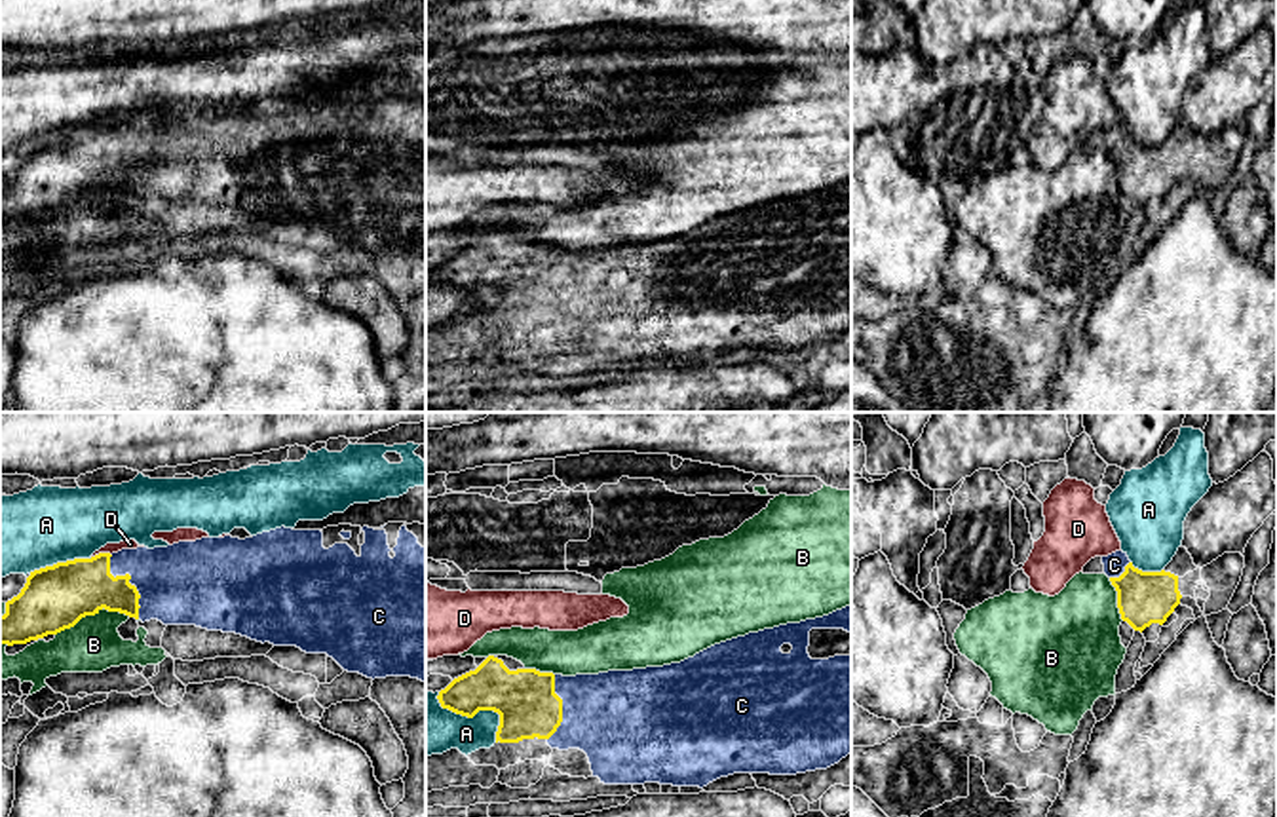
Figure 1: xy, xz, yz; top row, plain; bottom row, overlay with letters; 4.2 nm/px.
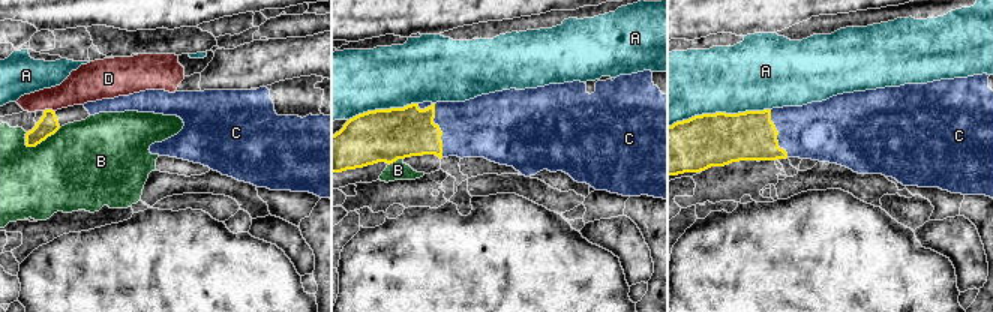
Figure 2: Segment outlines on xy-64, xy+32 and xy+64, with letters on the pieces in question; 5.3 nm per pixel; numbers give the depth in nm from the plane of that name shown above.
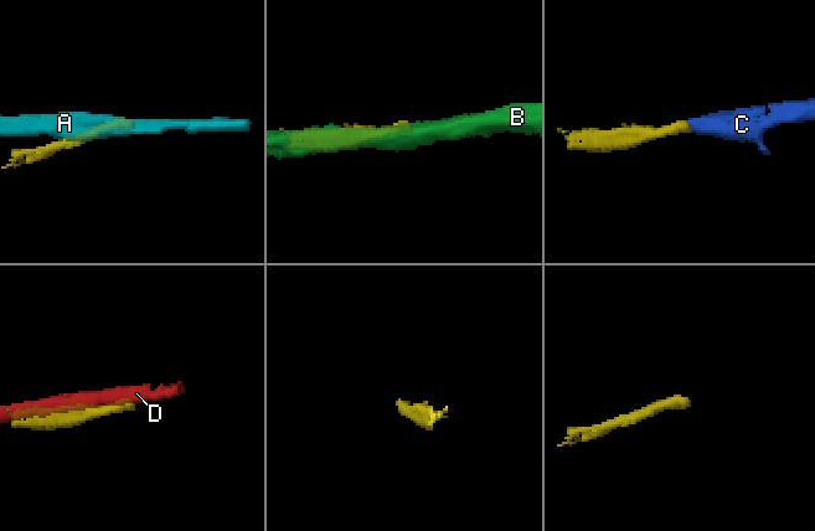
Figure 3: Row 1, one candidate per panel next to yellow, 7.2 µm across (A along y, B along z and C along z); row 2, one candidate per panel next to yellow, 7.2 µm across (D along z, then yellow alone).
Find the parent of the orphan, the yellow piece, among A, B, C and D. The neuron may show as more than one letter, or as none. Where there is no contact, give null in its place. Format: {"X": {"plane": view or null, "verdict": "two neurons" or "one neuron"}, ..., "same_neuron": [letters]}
{"A": {"plane": "xz", "verdict": "two neurons"}, "B": {"plane": "xy", "verdict": "two neurons"}, "C": {"plane": "xy", "verdict": "one neuron"}, "D": {"plane": "xy", "verdict": "two neurons"}, "same_neuron": ["C"]}

